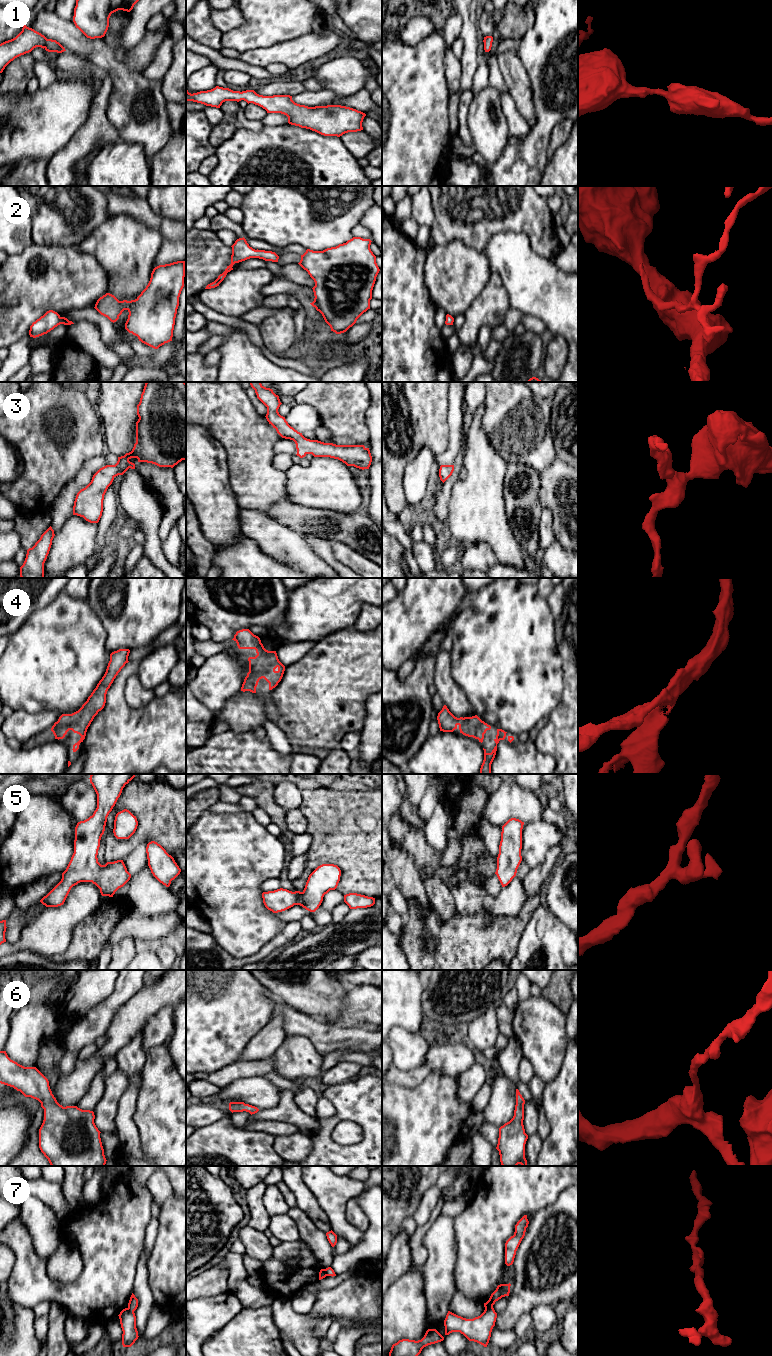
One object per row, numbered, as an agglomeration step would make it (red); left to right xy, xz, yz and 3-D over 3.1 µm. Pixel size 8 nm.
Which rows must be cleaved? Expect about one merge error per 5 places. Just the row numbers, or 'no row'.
7

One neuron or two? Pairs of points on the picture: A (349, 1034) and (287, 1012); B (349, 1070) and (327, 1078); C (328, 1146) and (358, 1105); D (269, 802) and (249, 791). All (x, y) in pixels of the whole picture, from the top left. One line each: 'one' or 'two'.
A: one
B: one
C: one
D: one

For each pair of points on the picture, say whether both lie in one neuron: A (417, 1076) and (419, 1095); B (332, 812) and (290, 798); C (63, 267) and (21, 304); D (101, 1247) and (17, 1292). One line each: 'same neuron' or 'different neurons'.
A: different neurons
B: different neurons
C: same neuron
D: same neuron

